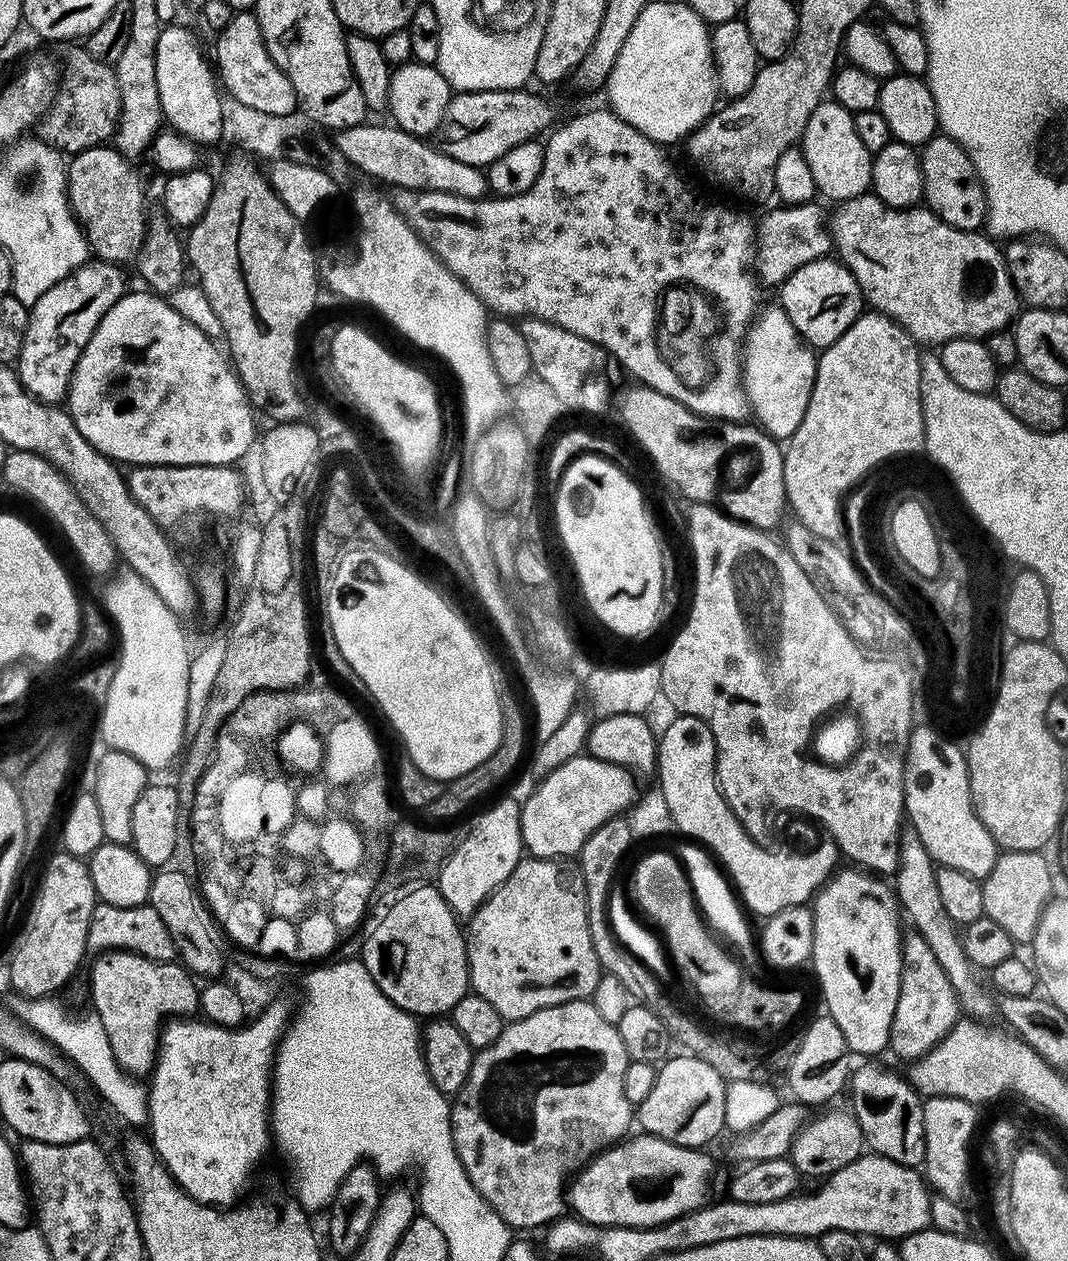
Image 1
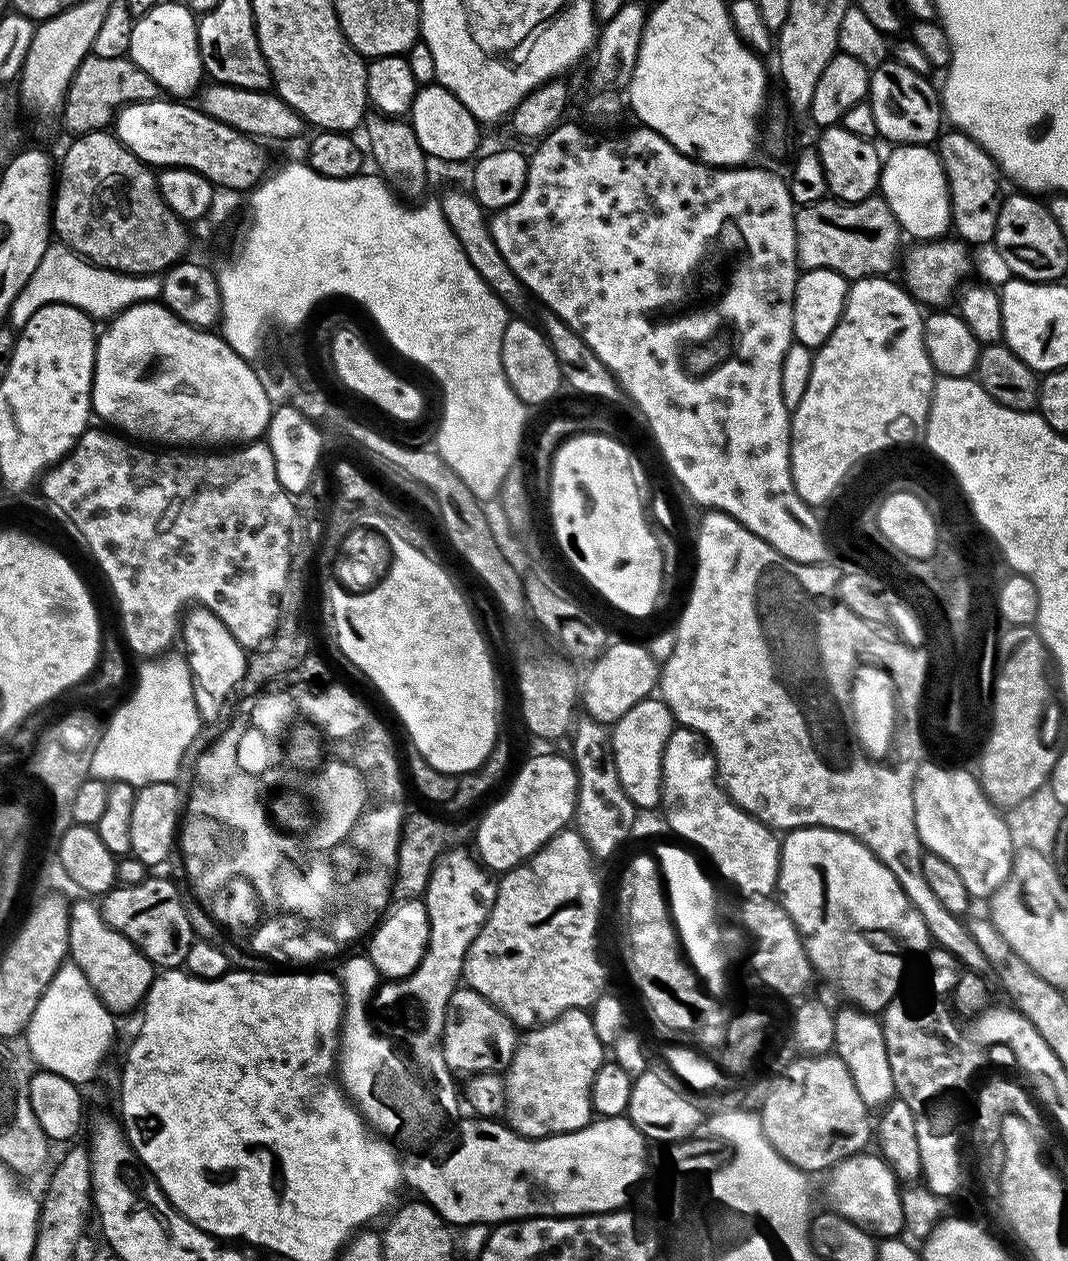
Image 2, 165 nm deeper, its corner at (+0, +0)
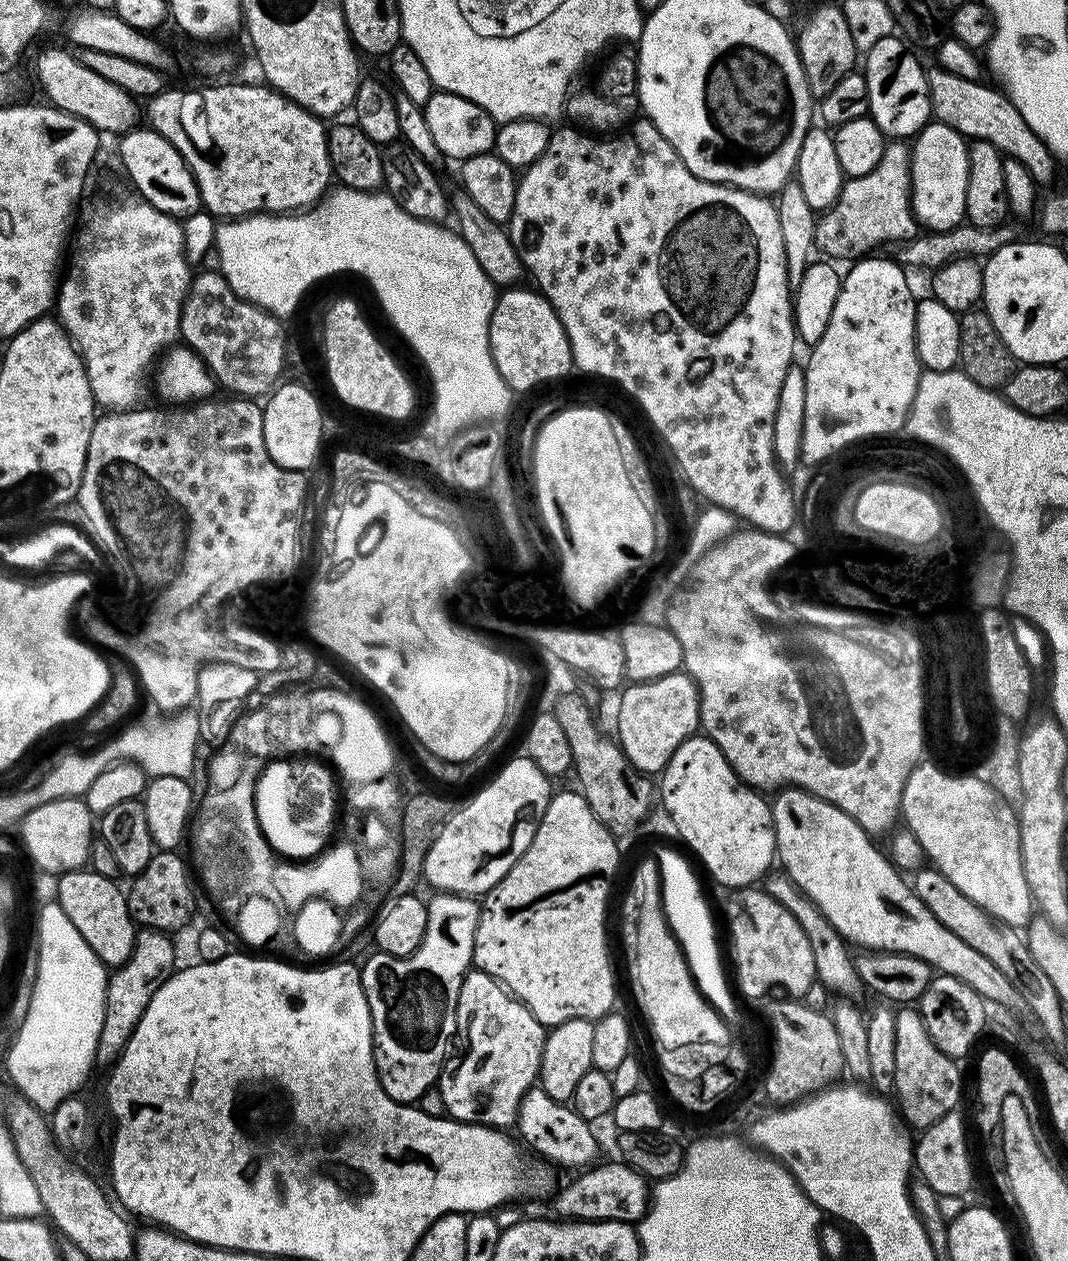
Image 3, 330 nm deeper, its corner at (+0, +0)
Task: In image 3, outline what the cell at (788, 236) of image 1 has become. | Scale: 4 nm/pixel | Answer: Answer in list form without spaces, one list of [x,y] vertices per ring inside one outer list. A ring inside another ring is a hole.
[[[892,142],[887,145],[884,161],[870,175],[845,183],[840,199],[827,215],[817,219],[814,244],[829,256],[825,256],[829,261],[856,262],[883,244],[911,241],[917,232],[912,214],[912,153],[907,143]]]

